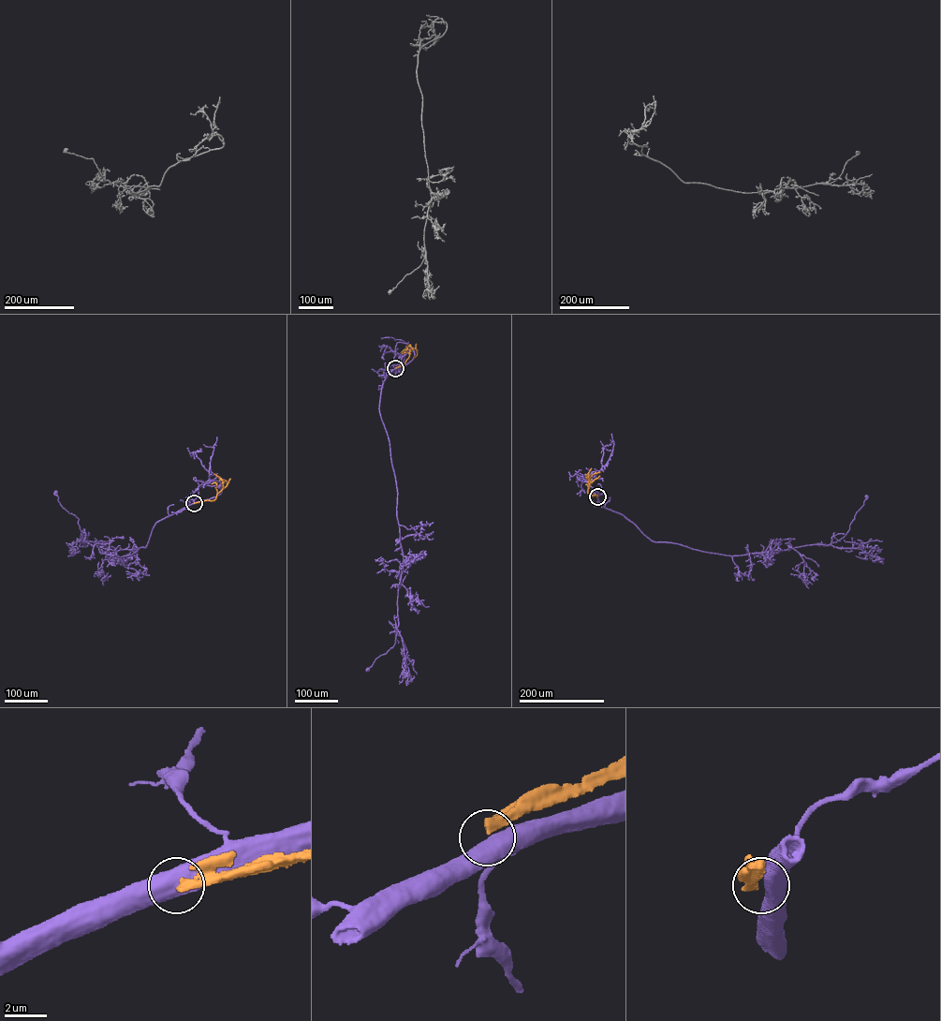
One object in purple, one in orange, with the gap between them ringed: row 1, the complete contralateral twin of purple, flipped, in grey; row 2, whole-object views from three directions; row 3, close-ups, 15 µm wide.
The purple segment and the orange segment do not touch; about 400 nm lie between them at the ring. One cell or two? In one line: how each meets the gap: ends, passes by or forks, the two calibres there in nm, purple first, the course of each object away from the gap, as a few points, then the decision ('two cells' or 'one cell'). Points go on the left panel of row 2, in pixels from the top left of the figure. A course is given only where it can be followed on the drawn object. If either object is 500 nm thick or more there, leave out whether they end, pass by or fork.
calibres 750 and 440 nm; course purple (194, 503), (156, 522), (145, 547), (121, 557), (113, 550), (85, 540), (79, 519), (62, 507), (56, 493); course orange (194, 503), (215, 499), (223, 483), (217, 476); two cells

